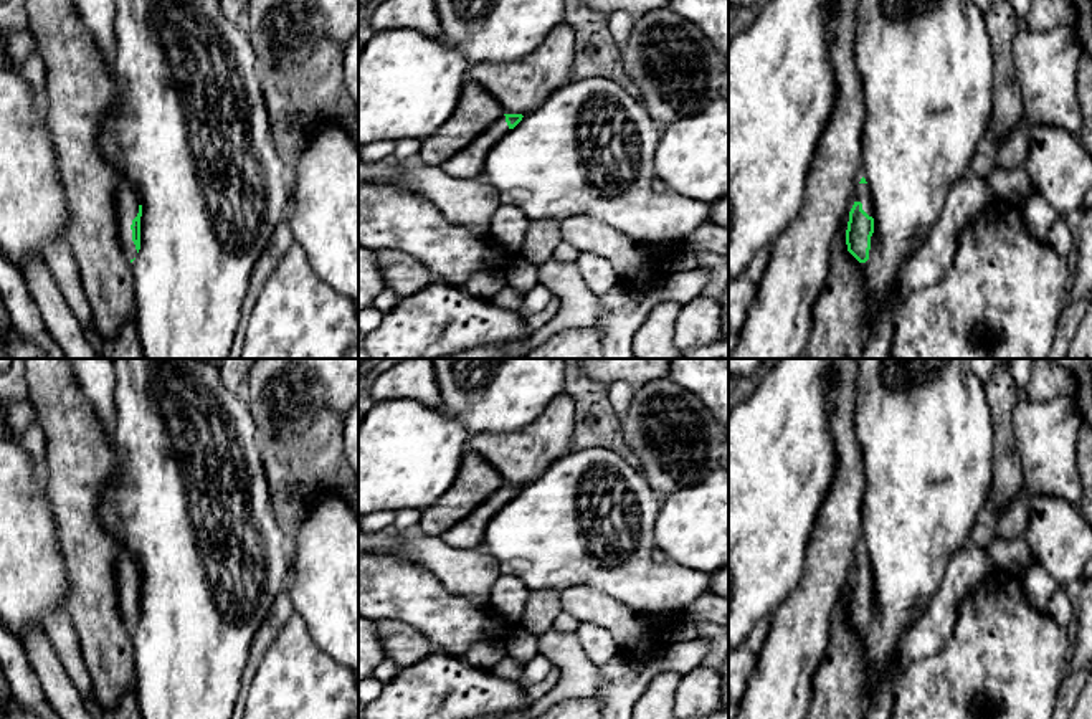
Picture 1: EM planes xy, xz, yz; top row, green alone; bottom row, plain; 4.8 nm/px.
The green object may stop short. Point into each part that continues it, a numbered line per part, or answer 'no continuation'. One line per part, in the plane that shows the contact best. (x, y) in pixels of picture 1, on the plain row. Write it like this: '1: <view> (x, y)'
1: xy (128, 571)

